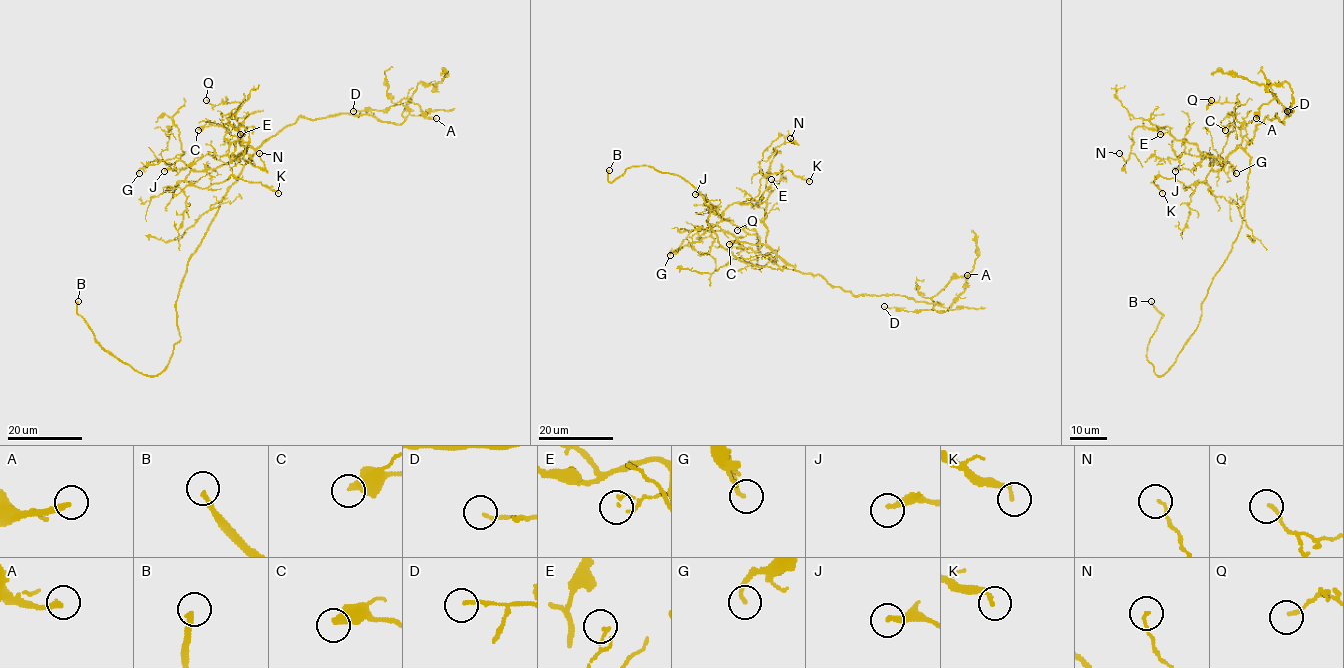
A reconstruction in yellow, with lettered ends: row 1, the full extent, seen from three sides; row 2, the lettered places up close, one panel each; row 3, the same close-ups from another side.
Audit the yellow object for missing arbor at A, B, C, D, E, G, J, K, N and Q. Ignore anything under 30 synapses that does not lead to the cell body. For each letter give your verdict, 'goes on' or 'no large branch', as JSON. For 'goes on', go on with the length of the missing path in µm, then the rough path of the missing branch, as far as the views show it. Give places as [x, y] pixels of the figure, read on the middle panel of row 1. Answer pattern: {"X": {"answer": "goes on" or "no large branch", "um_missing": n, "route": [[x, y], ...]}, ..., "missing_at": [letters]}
{"A": {"answer": "goes on", "um_missing": 40, "route": [[967, 275], [971, 267], [955, 262], [953, 255], [973, 233], [981, 228], [993, 228]]}, "B": {"answer": "goes on", "um_missing": 9}, "C": {"answer": "no large branch"}, "D": {"answer": "no large branch"}, "E": {"answer": "no large branch"}, "G": {"answer": "no large branch"}, "J": {"answer": "no large branch"}, "K": {"answer": "no large branch"}, "N": {"answer": "no large branch"}, "Q": {"answer": "no large branch"}, "missing_at": ["A", "B"]}

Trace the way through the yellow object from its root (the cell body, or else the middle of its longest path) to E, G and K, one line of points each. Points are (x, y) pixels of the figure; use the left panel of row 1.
E: (226, 191), (254, 153), (248, 146), (235, 159), (234, 144), (239, 132), (240, 134)
G: (226, 191), (254, 152), (251, 147), (212, 169), (193, 171), (181, 160), (154, 160), (139, 173)
K: (226, 191), (254, 152), (249, 146), (215, 168), (191, 171), (185, 180), (207, 188), (232, 175), (278, 193)

